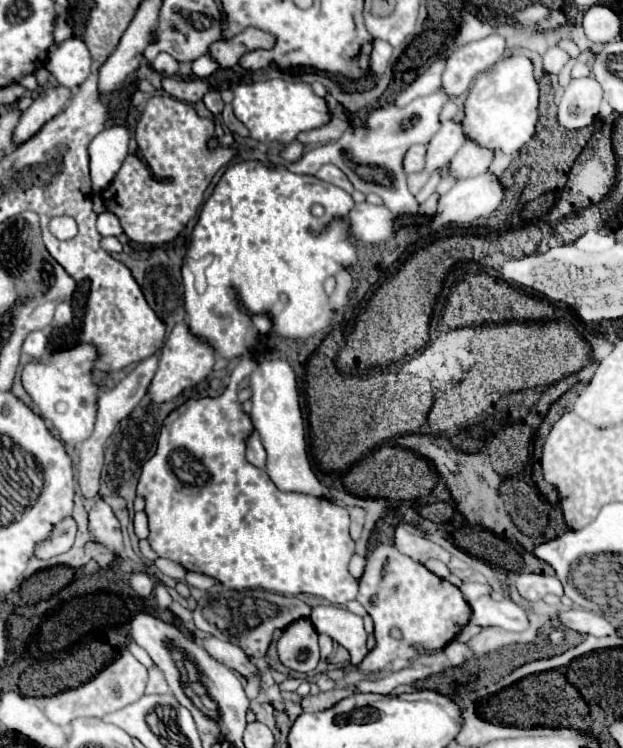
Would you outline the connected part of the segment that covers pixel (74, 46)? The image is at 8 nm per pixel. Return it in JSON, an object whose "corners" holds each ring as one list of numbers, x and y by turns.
{"corners":[[69,38,49,52,45,68,61,86,77,88,91,72,91,54,83,40]]}

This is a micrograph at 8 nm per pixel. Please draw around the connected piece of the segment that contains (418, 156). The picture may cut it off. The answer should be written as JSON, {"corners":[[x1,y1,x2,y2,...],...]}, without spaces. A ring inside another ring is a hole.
{"corners":[[411,146,409,152,405,154,405,172,411,174,411,172,421,172,425,168,425,152,427,148,425,146]]}

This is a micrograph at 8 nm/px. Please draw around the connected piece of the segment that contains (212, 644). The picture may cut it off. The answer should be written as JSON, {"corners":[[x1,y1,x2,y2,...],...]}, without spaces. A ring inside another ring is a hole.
{"corners":[[207,636,203,640,203,648,209,652,209,656,213,656,215,660,249,660,245,656,245,652,231,644,231,642,225,642,225,640,219,640,215,636]]}

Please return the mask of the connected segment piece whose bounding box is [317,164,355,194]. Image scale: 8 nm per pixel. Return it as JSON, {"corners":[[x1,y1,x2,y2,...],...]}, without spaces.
{"corners":[[333,164,321,166,319,172,317,172,317,178,325,180,325,182,329,182,329,184,335,184,335,186,339,186,339,188,343,188,343,190,347,190,349,194,355,190,353,184,349,182,349,178,347,178,337,166,333,166]]}

